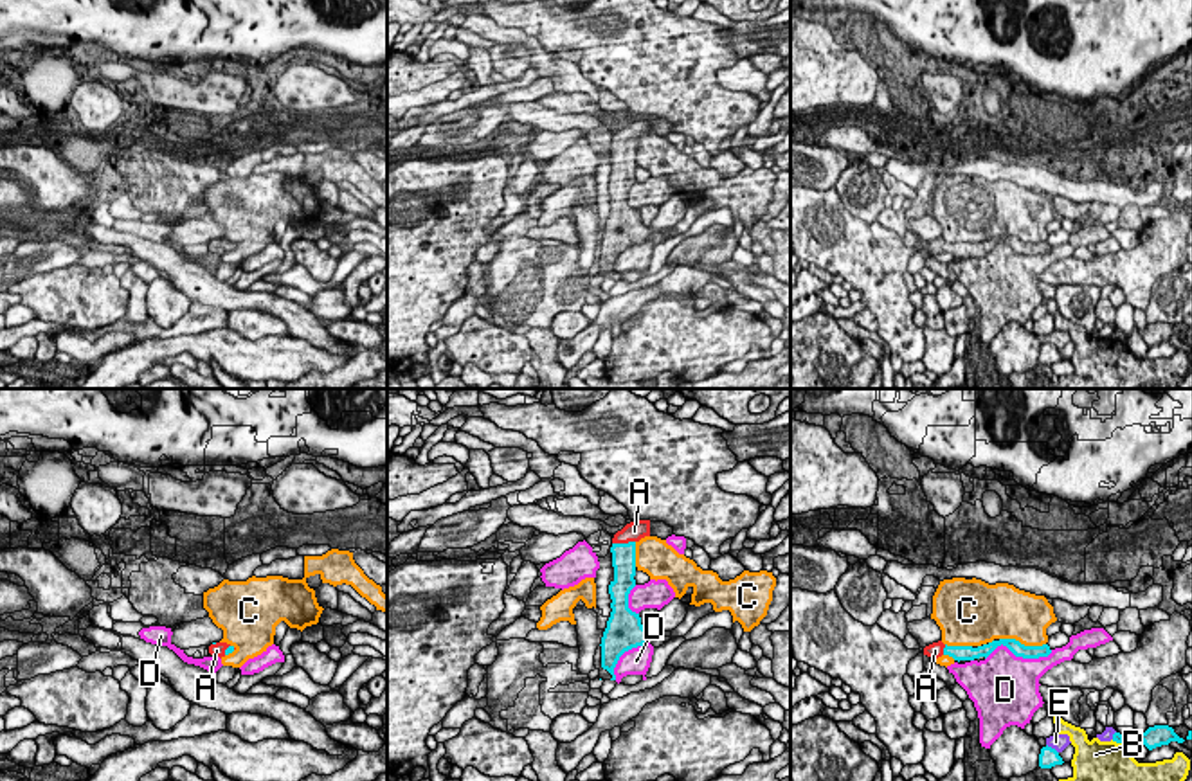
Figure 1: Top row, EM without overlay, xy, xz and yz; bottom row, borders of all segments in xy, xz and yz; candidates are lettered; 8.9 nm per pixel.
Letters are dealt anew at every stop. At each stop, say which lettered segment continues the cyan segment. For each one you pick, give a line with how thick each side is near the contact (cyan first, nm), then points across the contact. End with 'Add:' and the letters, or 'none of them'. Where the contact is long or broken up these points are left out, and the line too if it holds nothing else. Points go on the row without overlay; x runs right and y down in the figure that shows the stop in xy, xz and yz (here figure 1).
A: 220 nm thick on the cyan side, 180 nm on the other; runs through xz (623, 152), (623, 141), (634, 128)
Add: A

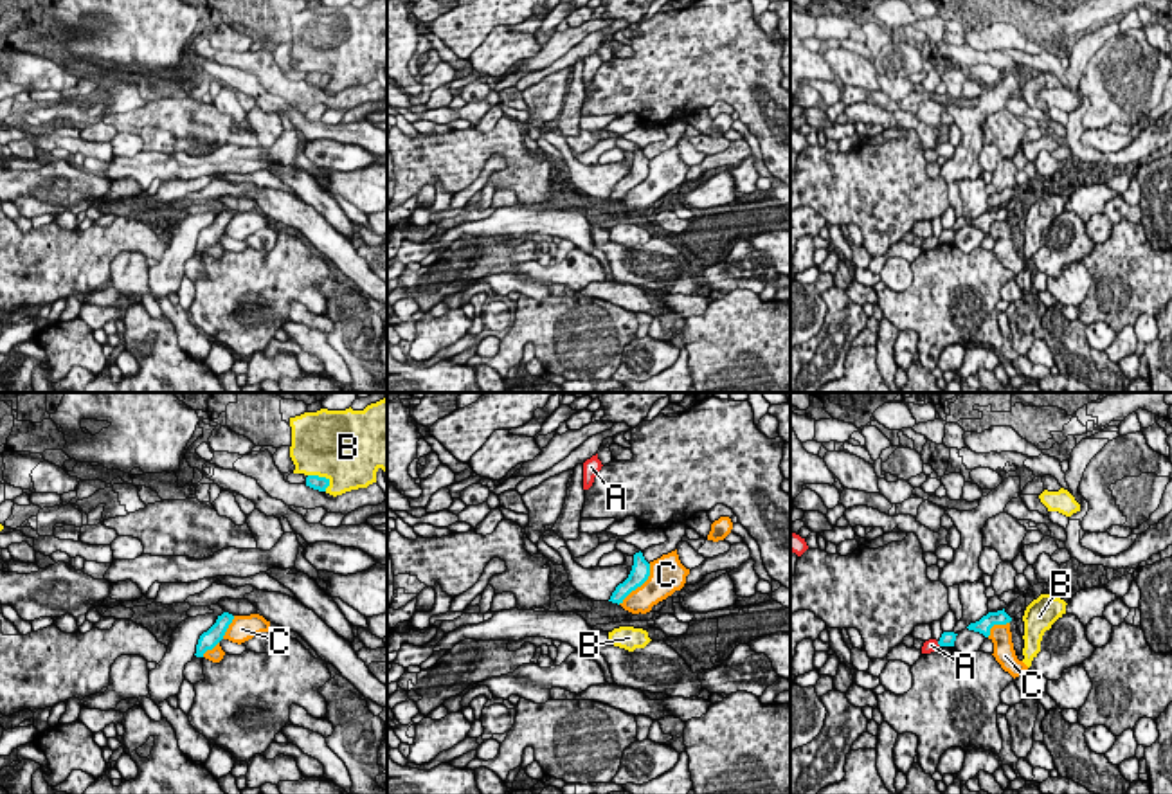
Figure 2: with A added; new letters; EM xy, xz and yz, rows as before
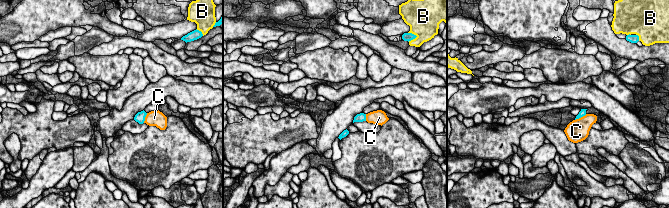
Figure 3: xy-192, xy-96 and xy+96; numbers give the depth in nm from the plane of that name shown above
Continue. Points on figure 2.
Add: none of them

